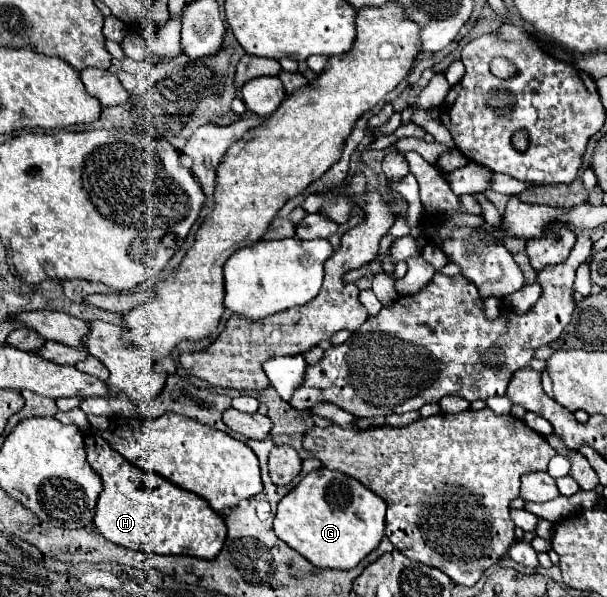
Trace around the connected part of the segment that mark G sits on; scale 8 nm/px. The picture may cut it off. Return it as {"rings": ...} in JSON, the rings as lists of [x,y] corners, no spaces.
{"rings":[[[319,468],[281,498],[273,532],[313,566],[349,570],[373,552],[385,536],[385,502],[351,476]]]}

